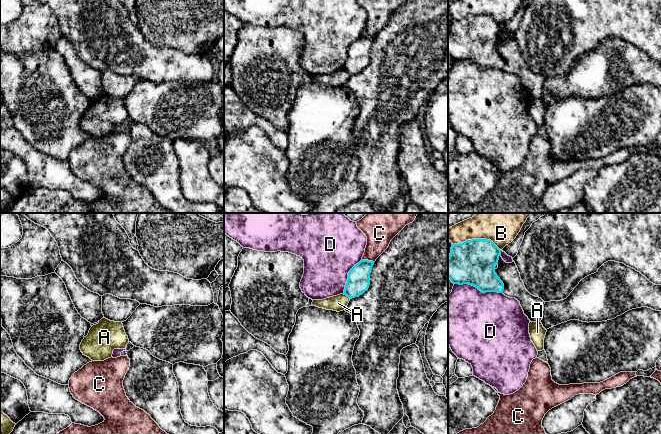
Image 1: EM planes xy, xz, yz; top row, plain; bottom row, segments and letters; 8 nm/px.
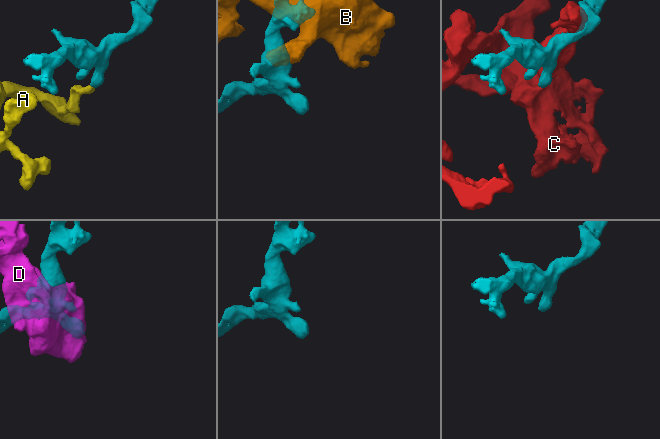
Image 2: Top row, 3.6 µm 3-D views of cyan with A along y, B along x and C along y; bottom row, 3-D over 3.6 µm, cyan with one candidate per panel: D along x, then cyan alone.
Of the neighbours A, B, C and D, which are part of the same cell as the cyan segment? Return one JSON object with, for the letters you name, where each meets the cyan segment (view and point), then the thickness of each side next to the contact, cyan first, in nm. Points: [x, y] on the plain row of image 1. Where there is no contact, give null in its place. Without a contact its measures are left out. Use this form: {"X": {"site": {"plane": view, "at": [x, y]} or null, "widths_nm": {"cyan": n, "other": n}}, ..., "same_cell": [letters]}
{"same_cell": []}

